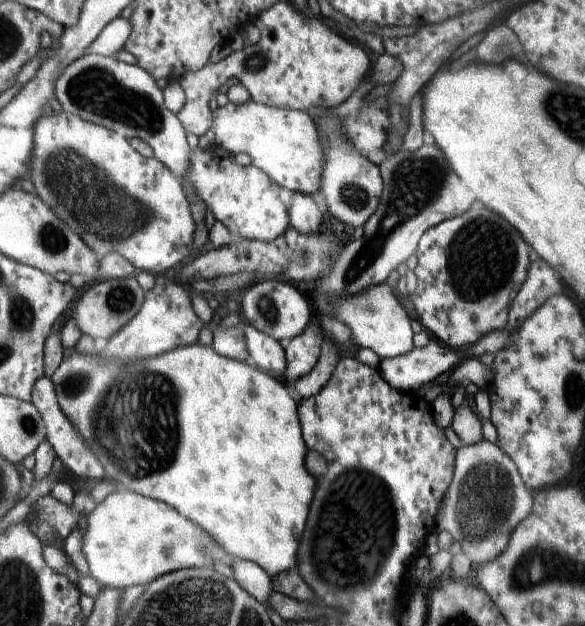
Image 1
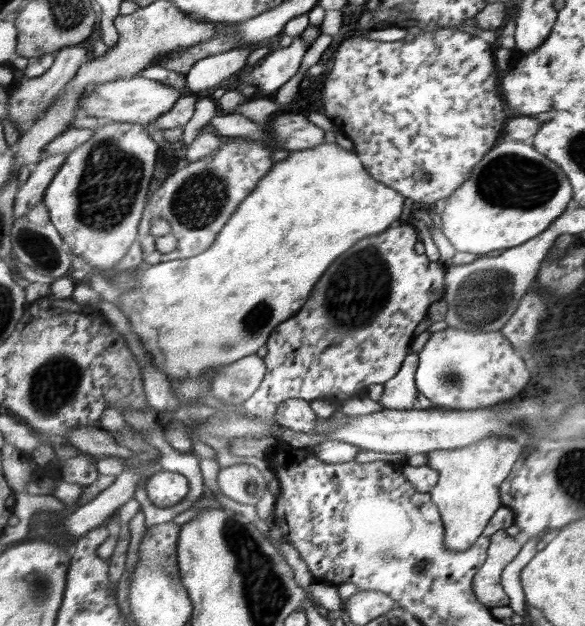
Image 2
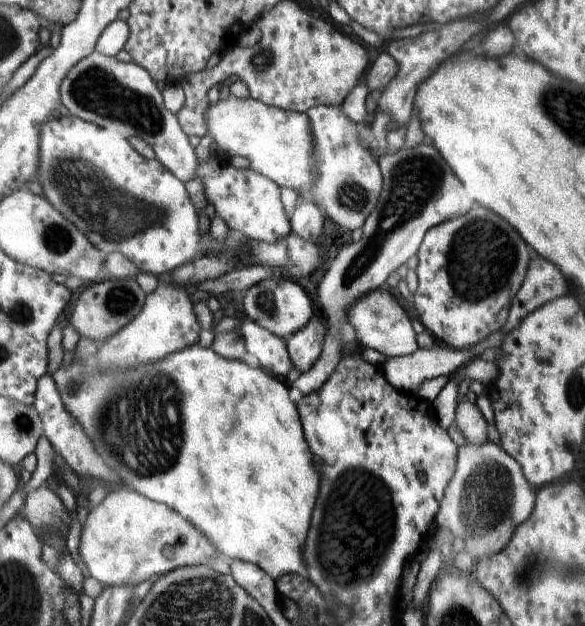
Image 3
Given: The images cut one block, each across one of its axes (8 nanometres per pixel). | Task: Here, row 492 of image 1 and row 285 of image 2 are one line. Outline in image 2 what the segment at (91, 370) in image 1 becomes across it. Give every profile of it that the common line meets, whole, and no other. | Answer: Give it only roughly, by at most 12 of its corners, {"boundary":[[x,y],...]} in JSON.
{"boundary":[[337,143],[116,307],[176,396],[295,316],[405,196]]}

